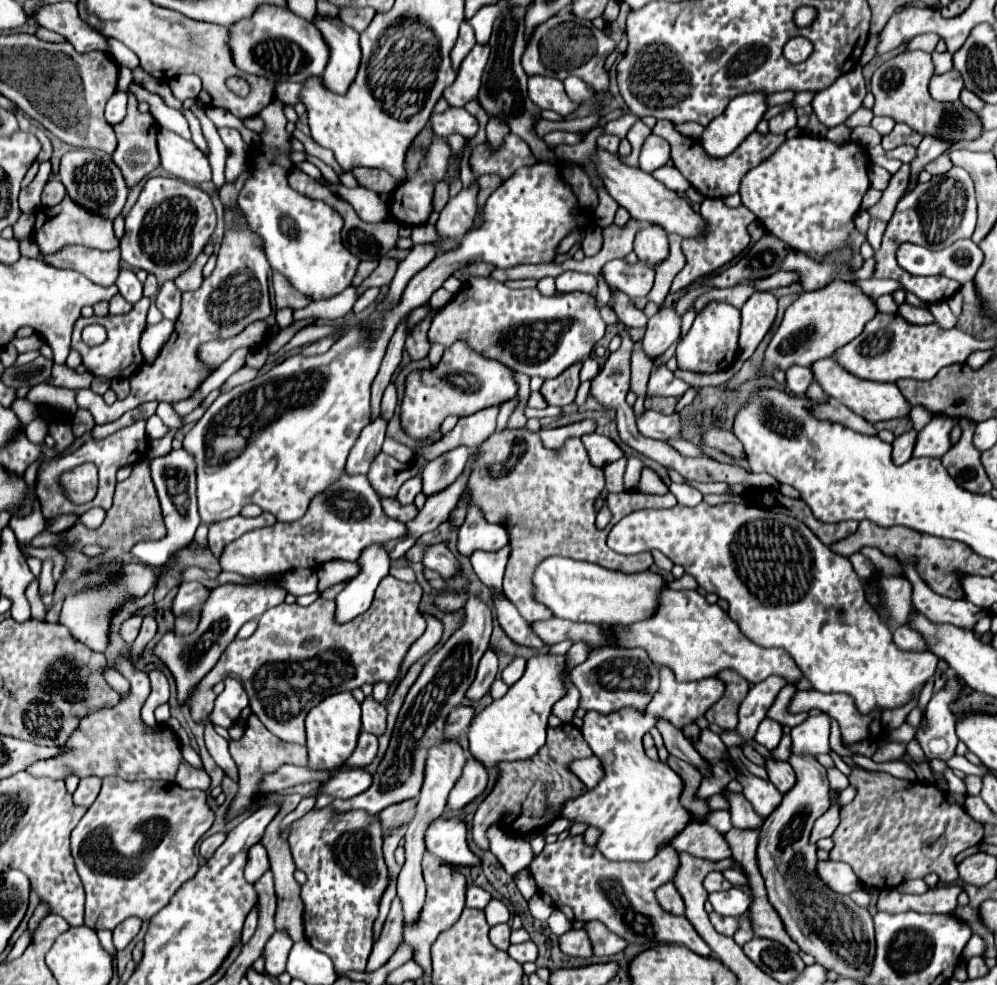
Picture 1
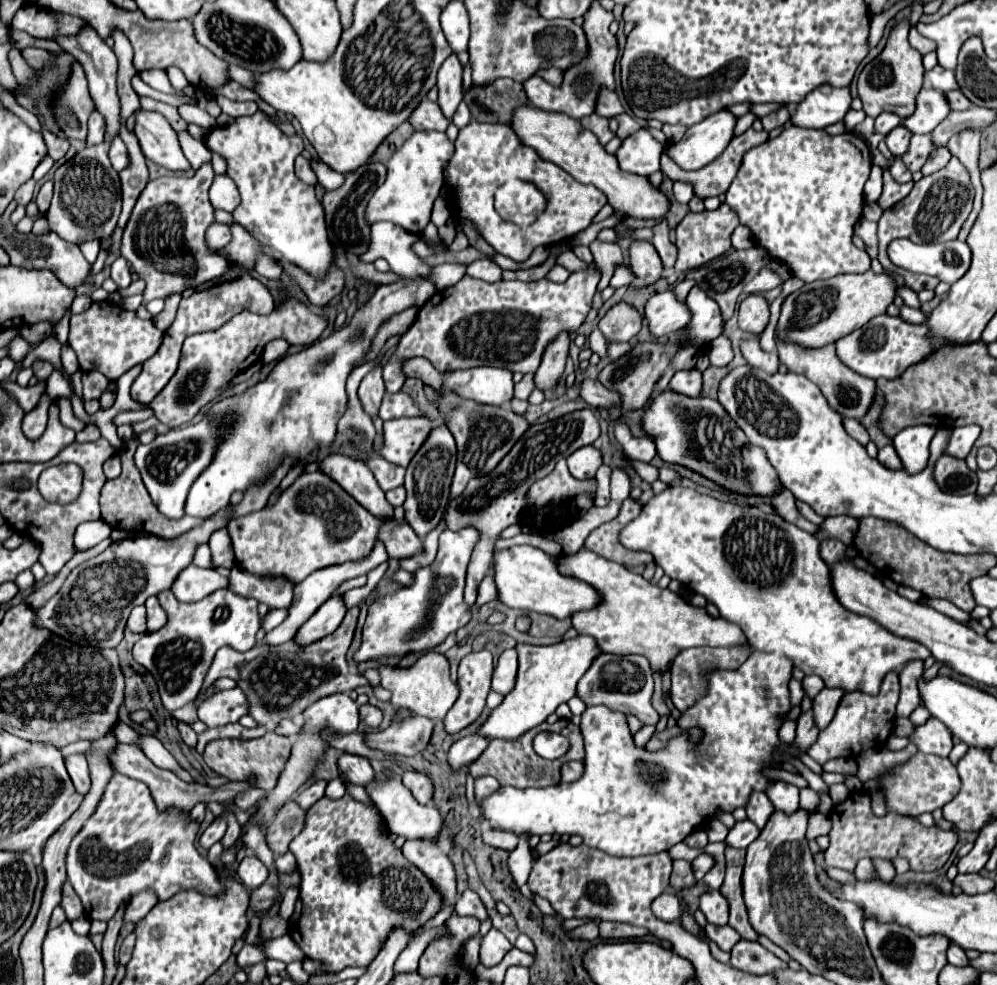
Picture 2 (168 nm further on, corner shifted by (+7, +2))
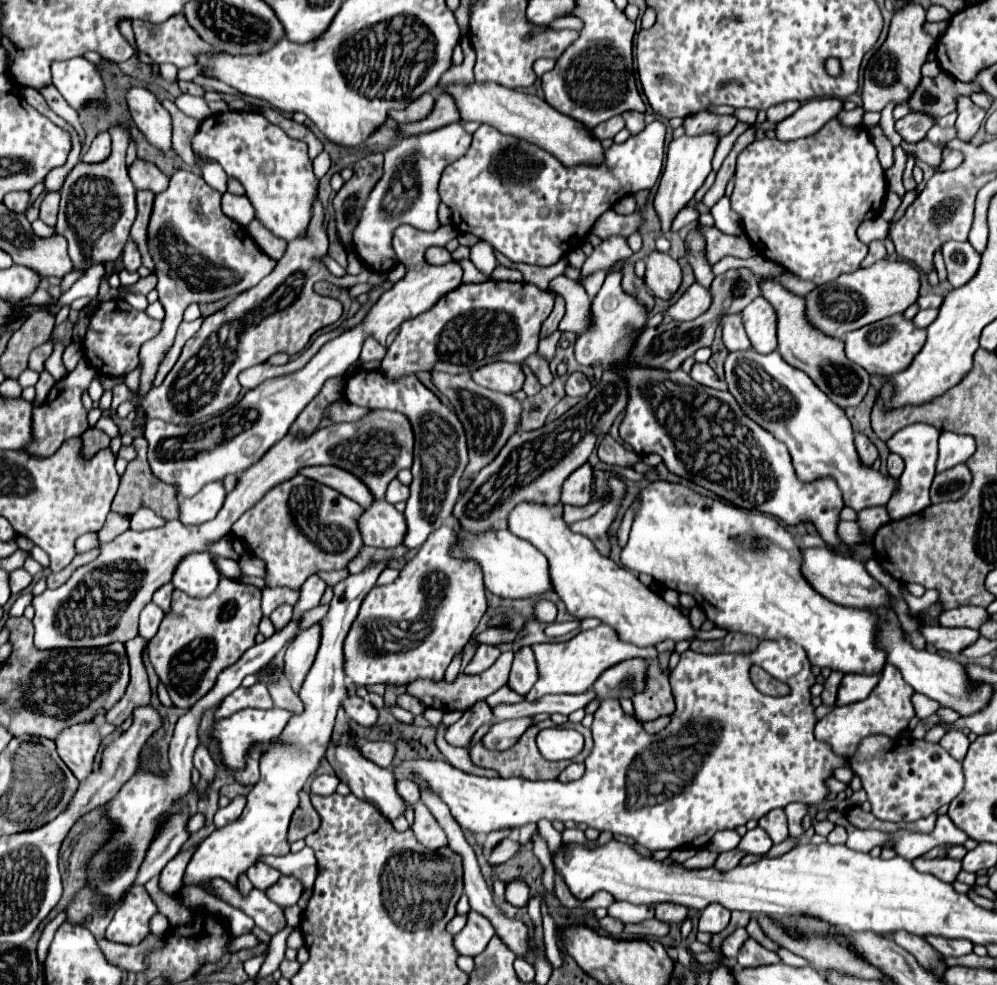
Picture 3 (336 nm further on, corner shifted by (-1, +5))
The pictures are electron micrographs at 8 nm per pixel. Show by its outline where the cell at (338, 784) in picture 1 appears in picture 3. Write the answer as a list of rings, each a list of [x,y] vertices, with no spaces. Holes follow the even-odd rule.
[[[364,742],[358,746],[358,750],[362,756],[366,756],[366,760],[378,764],[380,768],[388,768],[394,758],[394,746],[388,742]]]

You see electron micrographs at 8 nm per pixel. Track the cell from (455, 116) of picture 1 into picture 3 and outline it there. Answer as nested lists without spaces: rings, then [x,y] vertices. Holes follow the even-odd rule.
[[[426,92],[424,96],[420,96],[418,100],[414,100],[408,108],[400,110],[400,112],[390,112],[390,118],[398,120],[398,122],[420,122],[424,120],[434,108],[434,94],[432,92]]]

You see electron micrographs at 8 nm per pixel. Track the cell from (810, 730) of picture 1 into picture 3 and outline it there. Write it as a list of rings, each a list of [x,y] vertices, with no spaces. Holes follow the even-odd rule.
[[[848,674],[842,678],[842,684],[838,688],[838,698],[836,706],[846,706],[852,704],[854,700],[864,700],[872,688],[878,684],[880,674],[876,676],[860,676],[860,674]]]

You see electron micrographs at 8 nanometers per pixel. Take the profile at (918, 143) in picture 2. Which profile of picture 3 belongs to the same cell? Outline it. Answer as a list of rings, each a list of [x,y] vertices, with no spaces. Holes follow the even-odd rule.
[[[934,124],[926,138],[928,138],[932,144],[936,144],[938,148],[944,148],[954,136],[956,136],[956,130],[954,130],[954,128],[948,128],[948,132],[946,132],[946,128],[940,128],[938,124]]]

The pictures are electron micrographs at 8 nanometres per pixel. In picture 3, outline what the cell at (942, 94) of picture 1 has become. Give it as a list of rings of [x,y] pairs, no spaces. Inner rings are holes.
[[[910,112],[908,116],[896,120],[896,130],[906,142],[918,142],[924,140],[926,132],[936,124],[936,118],[924,114],[924,112]]]

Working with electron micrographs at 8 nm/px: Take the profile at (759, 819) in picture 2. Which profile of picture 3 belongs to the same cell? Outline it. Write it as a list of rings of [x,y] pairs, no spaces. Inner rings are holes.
[[[776,808],[776,810],[770,810],[768,814],[764,814],[758,820],[758,824],[760,824],[760,828],[764,828],[770,834],[774,844],[780,844],[782,840],[788,838],[788,824],[786,824],[786,816],[784,816],[782,808]]]

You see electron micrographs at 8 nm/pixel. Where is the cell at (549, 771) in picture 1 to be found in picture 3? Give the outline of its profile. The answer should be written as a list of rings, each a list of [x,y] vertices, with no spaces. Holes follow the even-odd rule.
[[[544,720],[544,722],[532,724],[532,726],[524,732],[524,736],[520,736],[520,740],[518,740],[512,748],[508,748],[508,750],[504,750],[504,752],[484,750],[484,746],[478,742],[476,746],[472,746],[472,748],[470,748],[470,758],[472,758],[472,762],[474,762],[476,766],[482,766],[482,768],[494,768],[494,770],[496,770],[502,778],[510,778],[510,776],[522,776],[522,778],[528,778],[528,780],[552,780],[552,778],[558,778],[558,774],[560,774],[566,766],[570,766],[572,762],[584,762],[584,760],[588,758],[588,754],[592,752],[594,742],[592,742],[592,732],[590,732],[588,728],[584,728],[582,724],[572,724],[572,722],[568,722],[568,724],[566,724],[568,728],[574,728],[574,730],[584,730],[584,740],[586,740],[584,750],[582,750],[576,758],[572,758],[572,760],[548,762],[548,760],[544,760],[544,758],[542,758],[542,754],[538,752],[534,738],[536,738],[538,730],[542,730],[542,728],[550,728],[550,726],[552,726],[552,720]]]

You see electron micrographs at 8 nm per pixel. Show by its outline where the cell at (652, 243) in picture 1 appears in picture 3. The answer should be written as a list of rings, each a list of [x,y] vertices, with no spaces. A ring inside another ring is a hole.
[[[654,250],[646,258],[644,284],[654,296],[668,300],[678,290],[680,282],[682,282],[682,274],[680,274],[680,266],[674,258],[670,258],[668,254],[658,252],[658,250]]]

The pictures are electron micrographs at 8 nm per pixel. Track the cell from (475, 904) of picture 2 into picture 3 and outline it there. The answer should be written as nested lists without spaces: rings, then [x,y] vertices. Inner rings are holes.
[[[468,912],[468,924],[466,928],[454,936],[456,948],[460,948],[460,954],[464,956],[478,956],[490,942],[490,938],[496,934],[492,922],[488,922],[478,912]]]

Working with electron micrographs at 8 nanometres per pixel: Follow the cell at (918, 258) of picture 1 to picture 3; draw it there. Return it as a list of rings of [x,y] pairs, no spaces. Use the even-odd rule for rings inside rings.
[[[944,242],[940,246],[946,270],[948,270],[948,282],[954,288],[964,286],[980,266],[980,254],[974,250],[974,246],[966,242]]]

